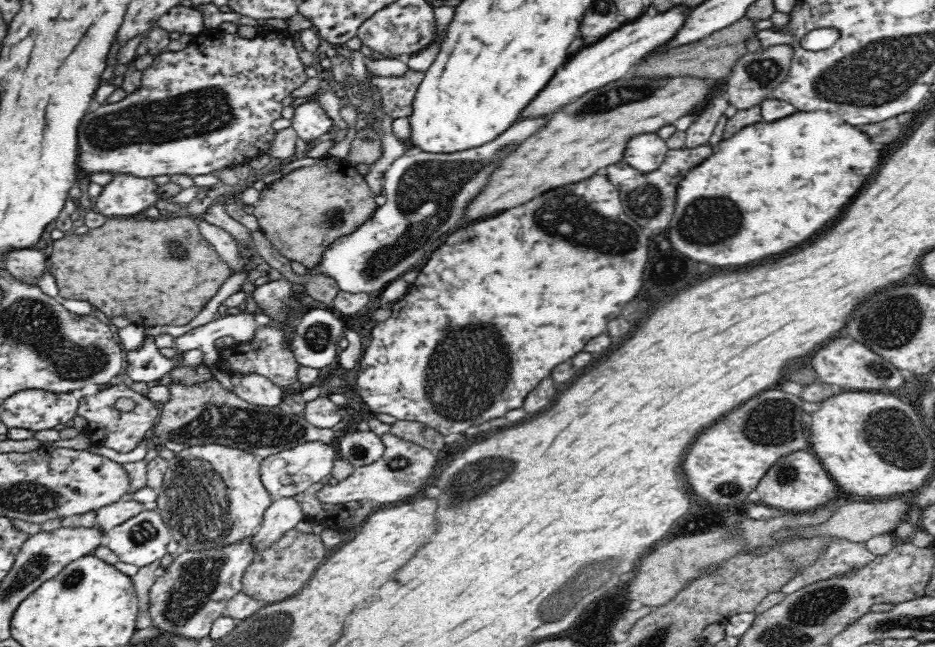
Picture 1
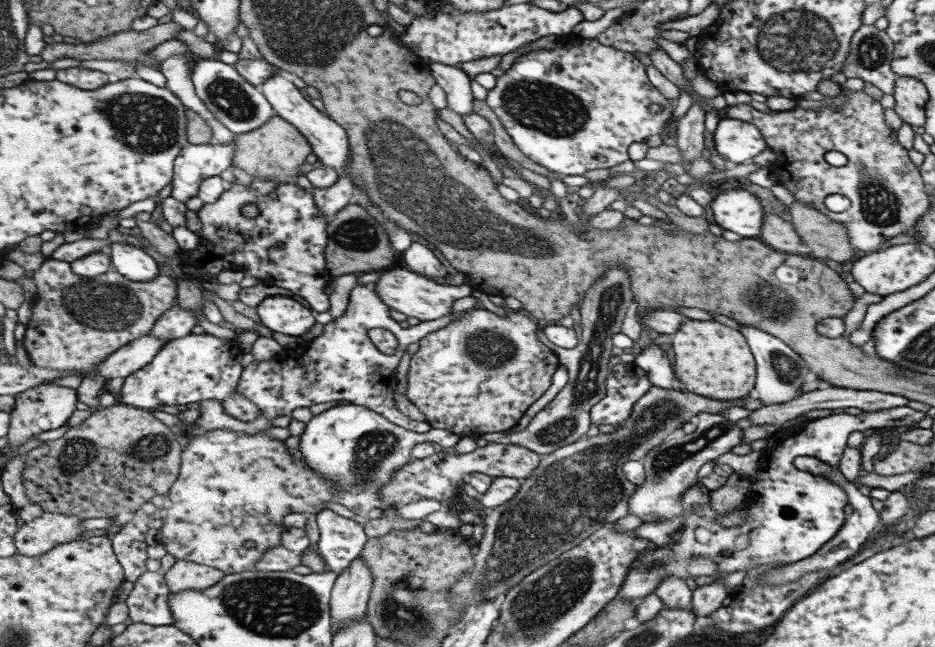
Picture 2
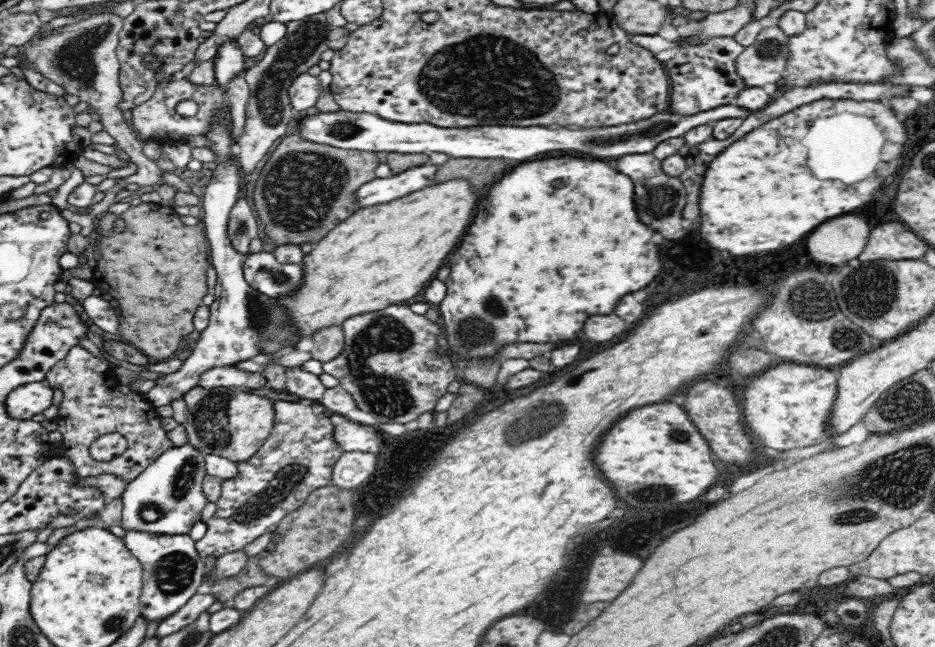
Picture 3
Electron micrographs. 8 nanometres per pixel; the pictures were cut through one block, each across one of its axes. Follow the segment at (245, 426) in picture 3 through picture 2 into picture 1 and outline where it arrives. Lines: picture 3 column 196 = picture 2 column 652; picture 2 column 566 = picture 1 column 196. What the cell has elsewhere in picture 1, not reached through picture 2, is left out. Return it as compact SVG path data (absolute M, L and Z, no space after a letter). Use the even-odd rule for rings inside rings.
M215 441L210 444L184 447L181 452L175 454L168 472L164 473L154 507L171 531L172 539L178 542L179 553L185 550L210 550L252 538L262 524L265 510L273 501L263 485L260 466L261 462L254 454Z

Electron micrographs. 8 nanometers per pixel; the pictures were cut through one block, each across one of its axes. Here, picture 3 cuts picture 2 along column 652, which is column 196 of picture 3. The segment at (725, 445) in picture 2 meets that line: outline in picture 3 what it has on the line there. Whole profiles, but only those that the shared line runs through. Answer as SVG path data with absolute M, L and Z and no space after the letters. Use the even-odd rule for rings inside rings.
M190 443L181 447L172 447L166 450L162 456L158 456L156 462L144 469L132 482L129 482L121 494L123 509L120 526L126 532L152 532L153 534L188 534L195 522L201 520L202 510L208 502L202 491L202 480L206 476L205 455L198 451Z

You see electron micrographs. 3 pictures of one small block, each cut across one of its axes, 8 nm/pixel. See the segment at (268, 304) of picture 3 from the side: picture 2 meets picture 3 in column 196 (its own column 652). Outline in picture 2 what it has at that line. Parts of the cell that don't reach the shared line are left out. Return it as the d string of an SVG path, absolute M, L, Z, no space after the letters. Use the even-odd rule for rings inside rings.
M650 343L640 353L635 355L634 361L643 368L649 376L650 382L660 390L672 390L671 382L675 378L672 359L666 355L666 351L660 349L657 344Z

